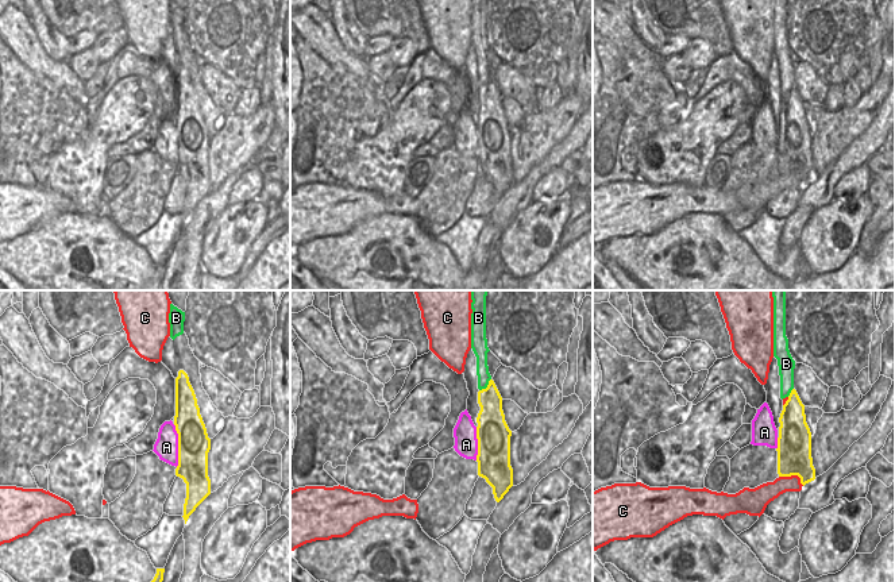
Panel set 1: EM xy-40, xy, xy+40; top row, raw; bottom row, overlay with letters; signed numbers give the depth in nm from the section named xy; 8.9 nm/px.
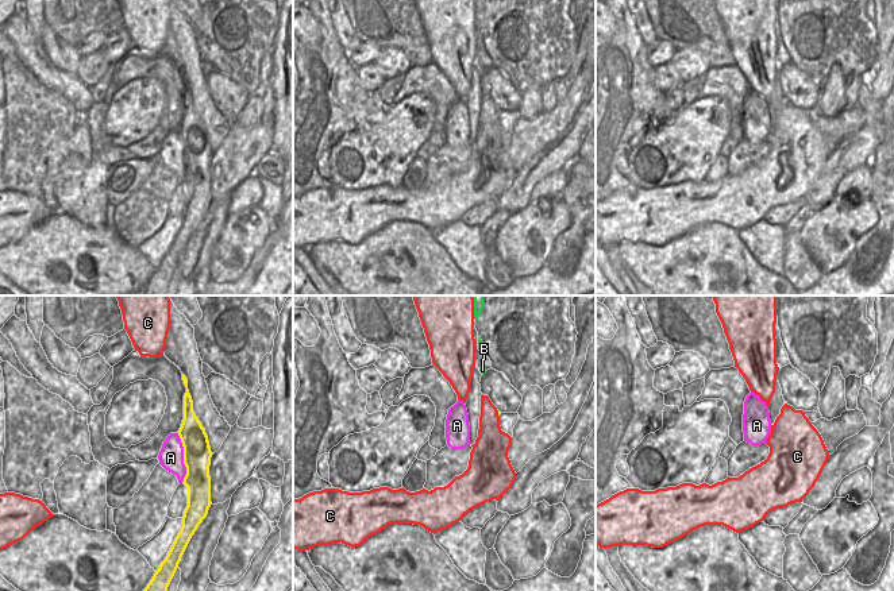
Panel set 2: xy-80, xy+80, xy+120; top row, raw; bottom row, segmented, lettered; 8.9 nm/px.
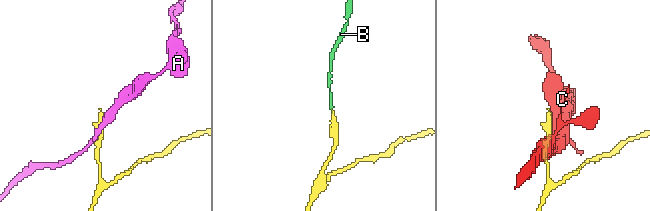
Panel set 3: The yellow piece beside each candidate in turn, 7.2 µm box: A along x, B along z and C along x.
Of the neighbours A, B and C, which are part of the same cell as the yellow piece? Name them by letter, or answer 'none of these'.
B

